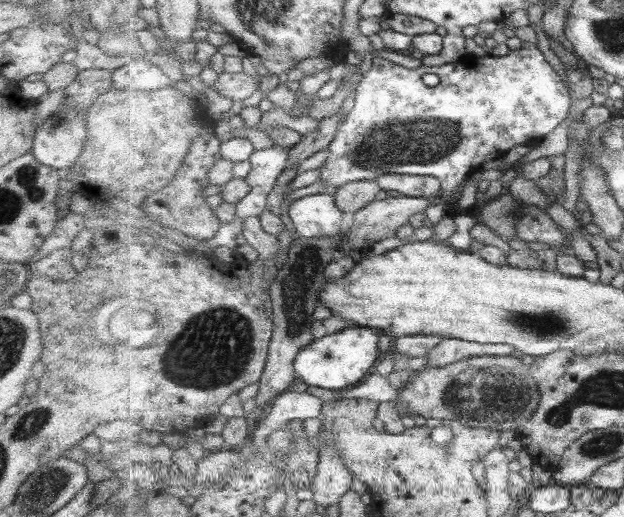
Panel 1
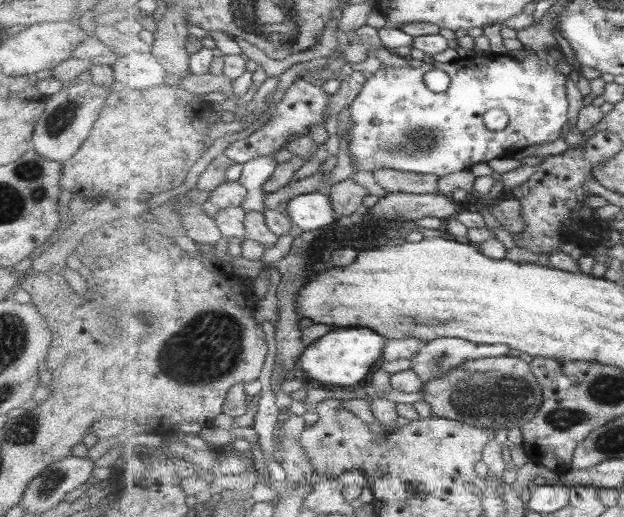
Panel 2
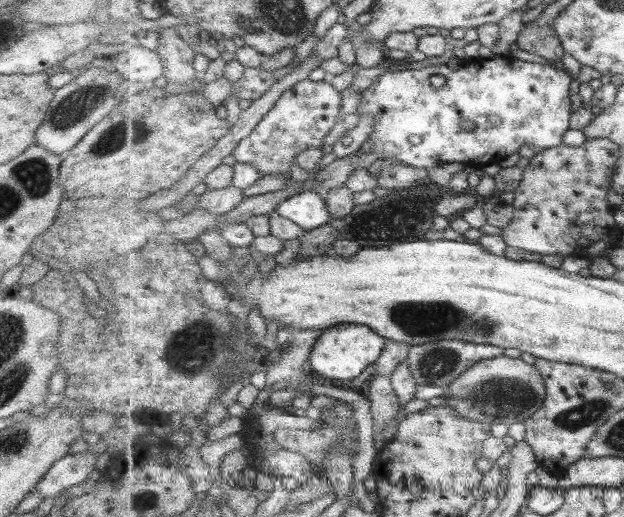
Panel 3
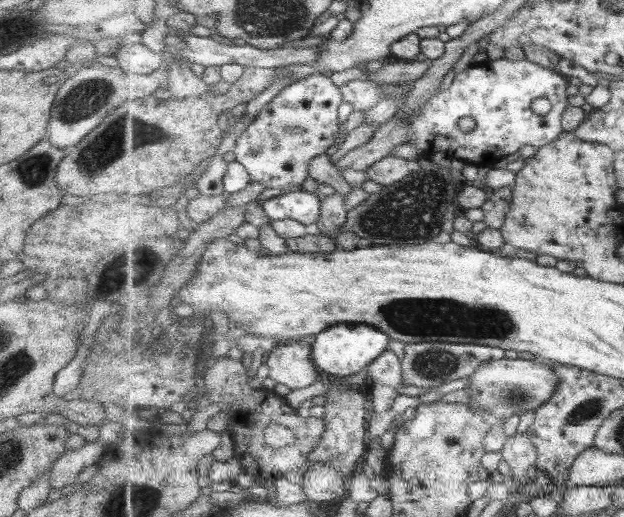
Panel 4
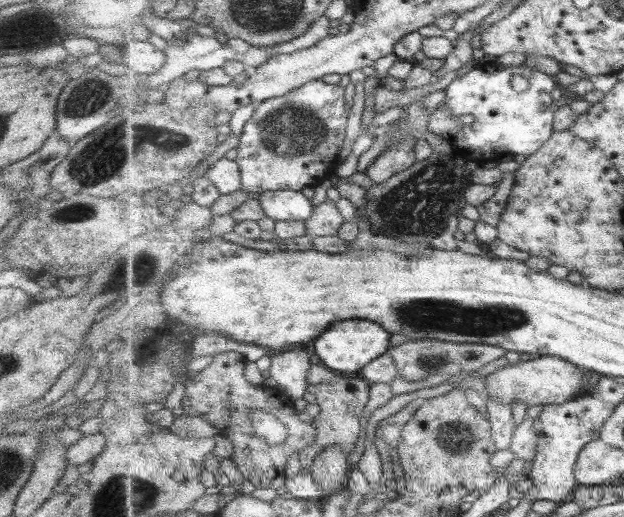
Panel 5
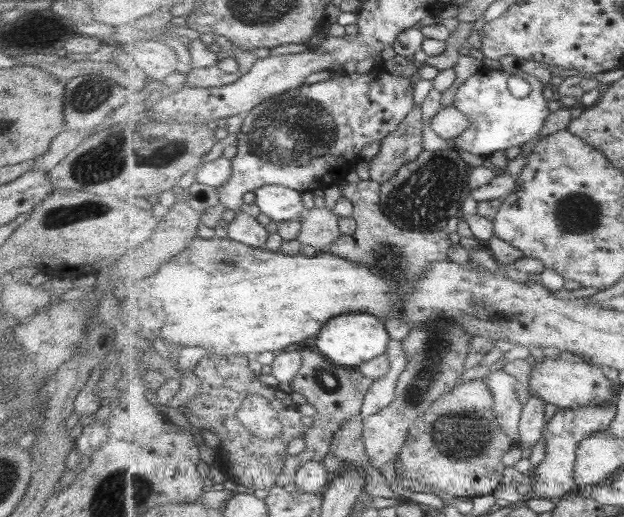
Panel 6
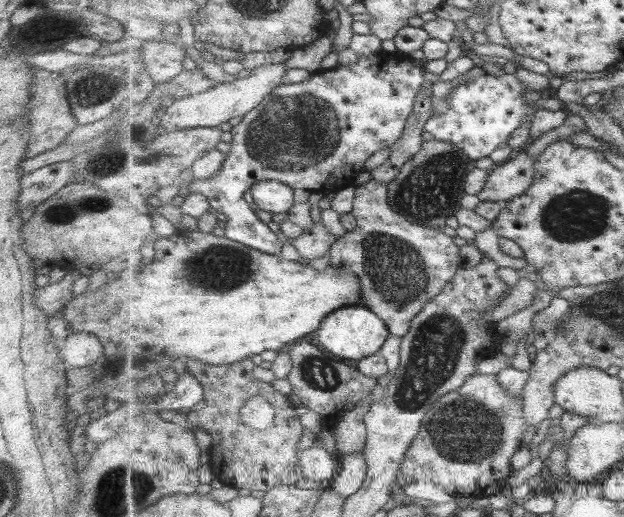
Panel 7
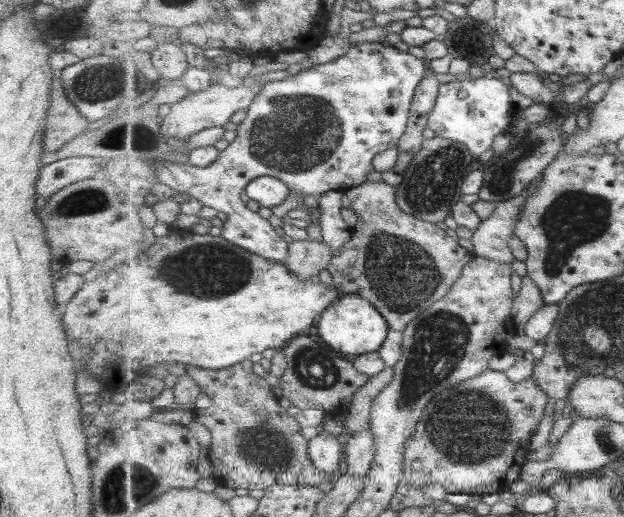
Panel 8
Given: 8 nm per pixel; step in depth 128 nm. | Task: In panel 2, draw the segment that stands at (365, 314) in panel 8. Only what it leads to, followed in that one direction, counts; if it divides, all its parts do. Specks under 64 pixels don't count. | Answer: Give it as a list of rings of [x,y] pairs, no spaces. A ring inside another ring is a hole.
[[[364,327],[337,328],[307,347],[300,357],[305,380],[315,385],[359,386],[384,354],[385,337]]]

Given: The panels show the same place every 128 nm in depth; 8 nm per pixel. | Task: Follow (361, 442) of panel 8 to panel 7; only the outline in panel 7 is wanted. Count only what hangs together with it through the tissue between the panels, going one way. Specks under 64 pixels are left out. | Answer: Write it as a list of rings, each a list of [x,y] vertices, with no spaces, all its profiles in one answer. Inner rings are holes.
[[[365,452],[345,454],[340,459],[342,461],[342,469],[337,478],[328,484],[327,487],[330,487],[333,492],[337,492],[339,496],[349,499],[350,496],[353,496],[353,494],[363,488],[368,475],[368,462]]]

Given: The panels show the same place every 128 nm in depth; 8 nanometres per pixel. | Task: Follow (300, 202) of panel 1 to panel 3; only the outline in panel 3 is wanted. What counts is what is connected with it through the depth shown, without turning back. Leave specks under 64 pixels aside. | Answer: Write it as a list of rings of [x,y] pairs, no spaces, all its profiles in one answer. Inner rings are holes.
[[[313,190],[297,194],[281,202],[275,211],[296,222],[306,231],[321,227],[333,219],[326,199]]]

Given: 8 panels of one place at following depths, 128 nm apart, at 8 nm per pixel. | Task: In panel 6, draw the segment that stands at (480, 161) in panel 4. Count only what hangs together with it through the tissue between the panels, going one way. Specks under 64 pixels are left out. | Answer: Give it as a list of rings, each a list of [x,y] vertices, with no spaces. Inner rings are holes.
[[[481,70],[469,77],[455,93],[453,105],[463,112],[471,122],[465,132],[461,132],[455,138],[457,148],[488,157],[497,150],[504,151],[506,148],[525,146],[527,142],[535,140],[539,132],[543,130],[545,122],[552,116],[549,110],[549,102],[543,96],[543,90],[547,87],[533,74],[526,74],[514,70],[504,72],[500,70]],[[509,77],[520,77],[529,83],[530,94],[525,98],[515,98],[507,86]]]

